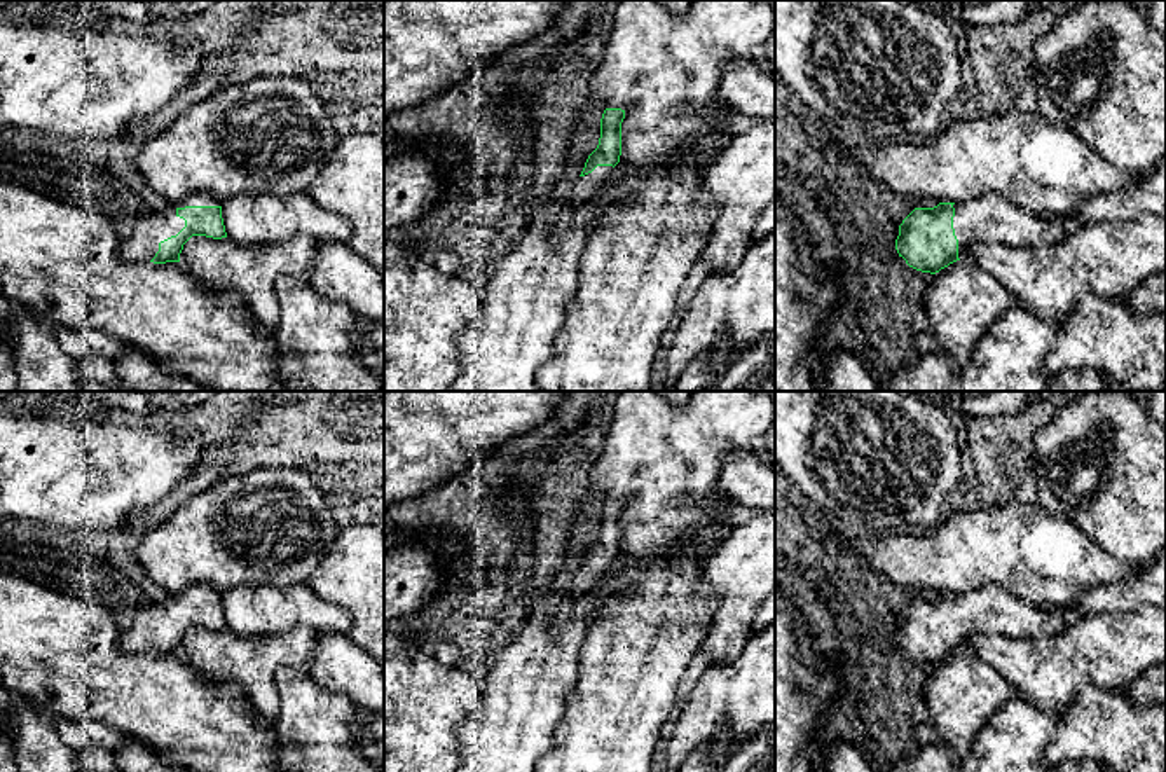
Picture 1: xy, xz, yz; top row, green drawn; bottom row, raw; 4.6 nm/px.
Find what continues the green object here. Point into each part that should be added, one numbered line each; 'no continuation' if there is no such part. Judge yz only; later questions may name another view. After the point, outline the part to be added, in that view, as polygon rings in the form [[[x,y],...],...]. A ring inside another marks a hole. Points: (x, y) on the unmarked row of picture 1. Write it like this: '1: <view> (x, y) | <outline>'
1: yz (992, 610) | [[[997,585],[955,594],[953,599],[958,650],[972,634],[998,634],[1012,639],[1042,638],[1063,632],[1070,622],[1065,615],[1028,604]]]

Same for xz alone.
1: xz (585, 578) | [[[597,557],[592,564],[578,569],[578,573],[573,576],[567,596],[557,606],[553,620],[555,627],[559,627],[573,615],[576,599],[593,589],[613,562],[613,557]]]

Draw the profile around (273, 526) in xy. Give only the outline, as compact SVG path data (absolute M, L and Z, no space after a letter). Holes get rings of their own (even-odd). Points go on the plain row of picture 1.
M258 468L222 477L182 505L168 520L147 531L134 548L140 566L168 594L194 585L218 592L236 587L290 587L309 582L342 531L328 498L307 473L293 468Z

